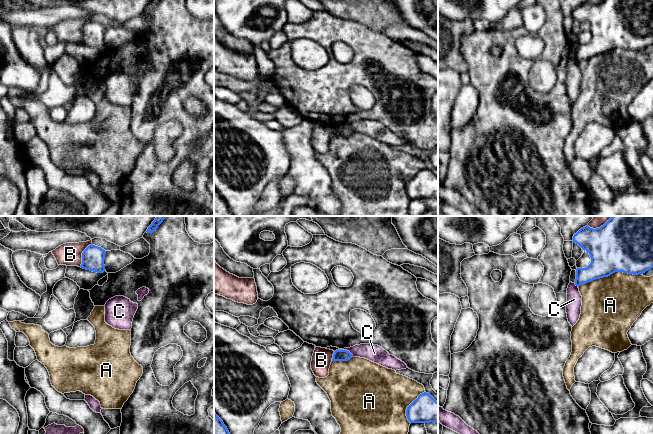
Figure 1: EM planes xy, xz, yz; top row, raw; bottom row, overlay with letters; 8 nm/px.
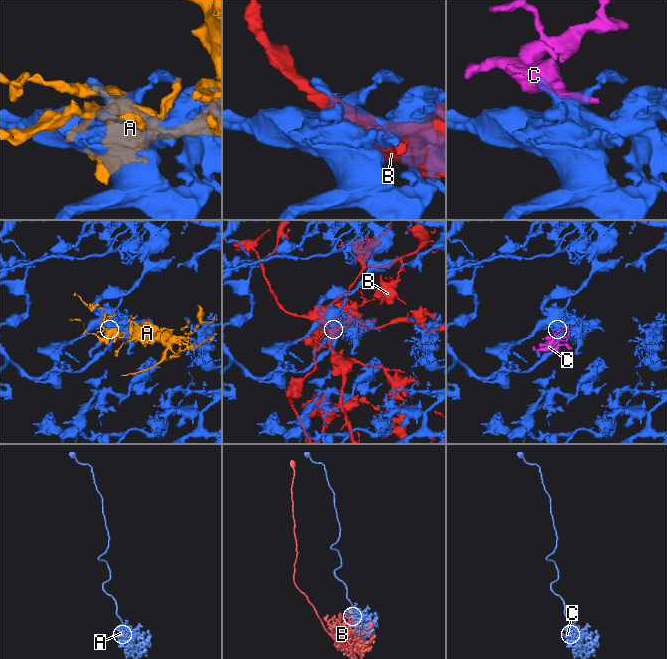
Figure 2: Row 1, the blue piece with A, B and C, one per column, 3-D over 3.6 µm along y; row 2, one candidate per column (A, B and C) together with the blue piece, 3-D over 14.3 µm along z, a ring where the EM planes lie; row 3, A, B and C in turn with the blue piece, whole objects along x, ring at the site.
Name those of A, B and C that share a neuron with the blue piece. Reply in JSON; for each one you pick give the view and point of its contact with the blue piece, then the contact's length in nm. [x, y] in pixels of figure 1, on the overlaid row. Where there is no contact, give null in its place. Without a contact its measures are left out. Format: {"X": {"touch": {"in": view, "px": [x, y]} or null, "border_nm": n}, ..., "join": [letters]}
{"join": []}

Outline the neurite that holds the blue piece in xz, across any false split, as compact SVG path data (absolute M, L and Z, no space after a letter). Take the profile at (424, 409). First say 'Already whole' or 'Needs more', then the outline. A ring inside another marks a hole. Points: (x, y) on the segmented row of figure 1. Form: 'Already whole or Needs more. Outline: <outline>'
Already whole. Outline: M424 392L407 407L406 416L410 423L438 423L438 402Z

